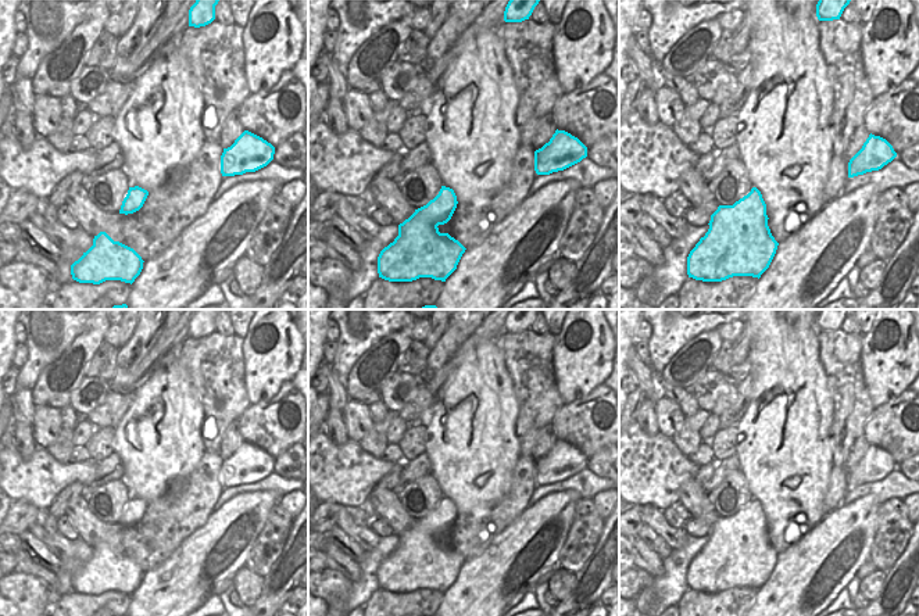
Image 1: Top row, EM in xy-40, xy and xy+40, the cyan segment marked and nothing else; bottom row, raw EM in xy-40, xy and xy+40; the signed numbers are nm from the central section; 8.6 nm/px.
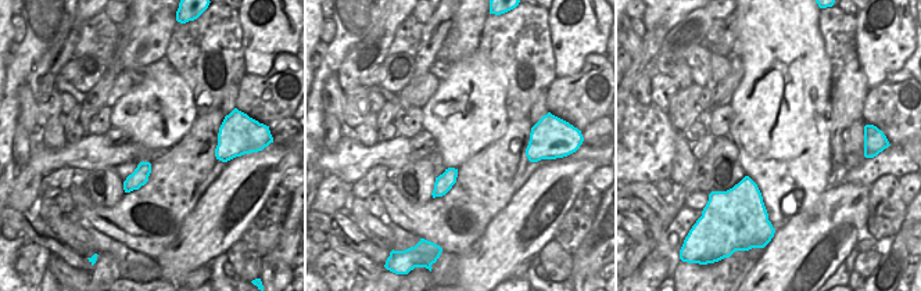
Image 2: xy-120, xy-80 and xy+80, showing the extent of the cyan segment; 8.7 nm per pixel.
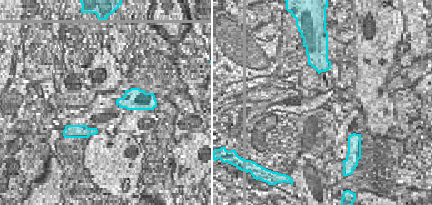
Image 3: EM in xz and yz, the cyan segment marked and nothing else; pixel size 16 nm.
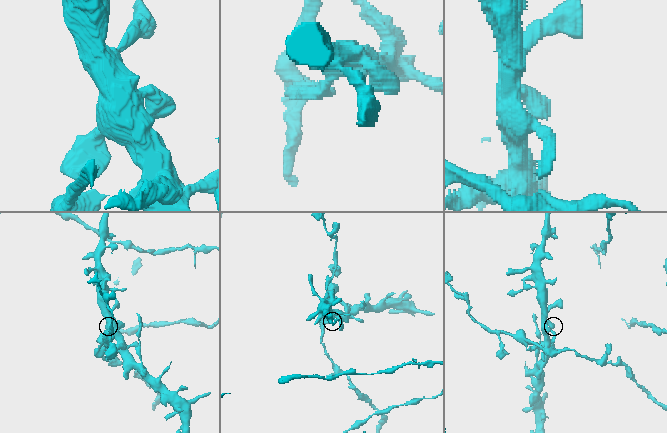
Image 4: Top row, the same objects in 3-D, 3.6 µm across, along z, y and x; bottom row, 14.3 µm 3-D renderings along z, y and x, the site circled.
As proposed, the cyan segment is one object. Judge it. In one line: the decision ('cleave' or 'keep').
keep

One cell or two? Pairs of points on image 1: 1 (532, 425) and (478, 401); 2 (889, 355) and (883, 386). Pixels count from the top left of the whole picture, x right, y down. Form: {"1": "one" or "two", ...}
{"1": "two", "2": "one"}

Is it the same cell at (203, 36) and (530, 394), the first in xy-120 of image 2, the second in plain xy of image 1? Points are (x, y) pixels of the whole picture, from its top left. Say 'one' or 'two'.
one

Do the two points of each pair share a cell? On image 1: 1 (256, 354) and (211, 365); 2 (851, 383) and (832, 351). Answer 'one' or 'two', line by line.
1: two
2: one

